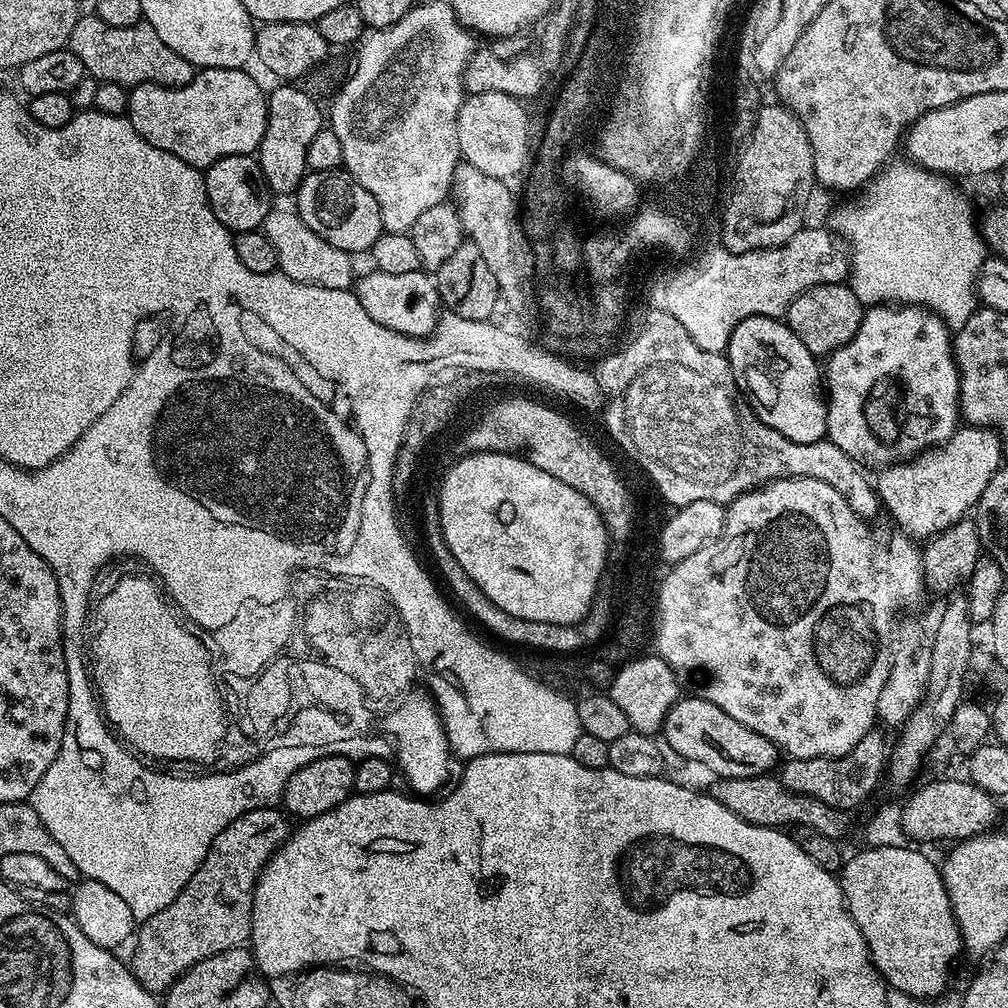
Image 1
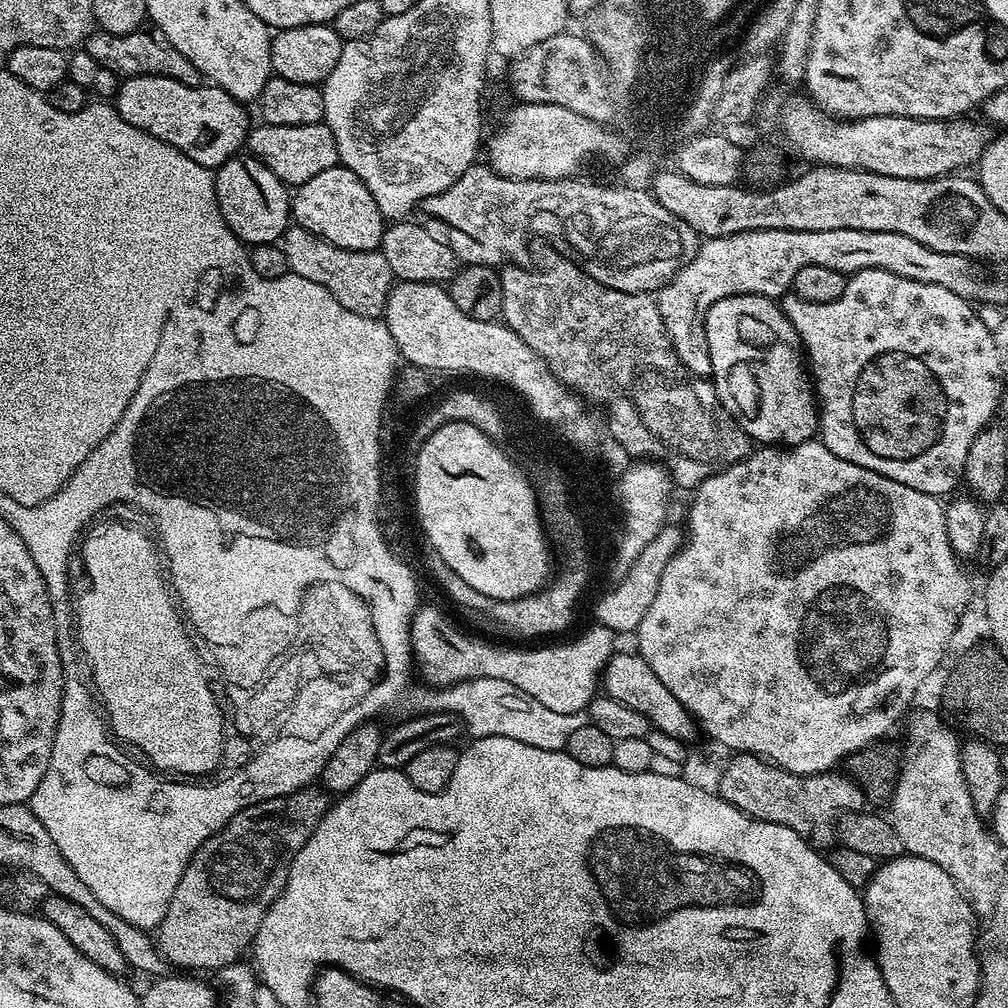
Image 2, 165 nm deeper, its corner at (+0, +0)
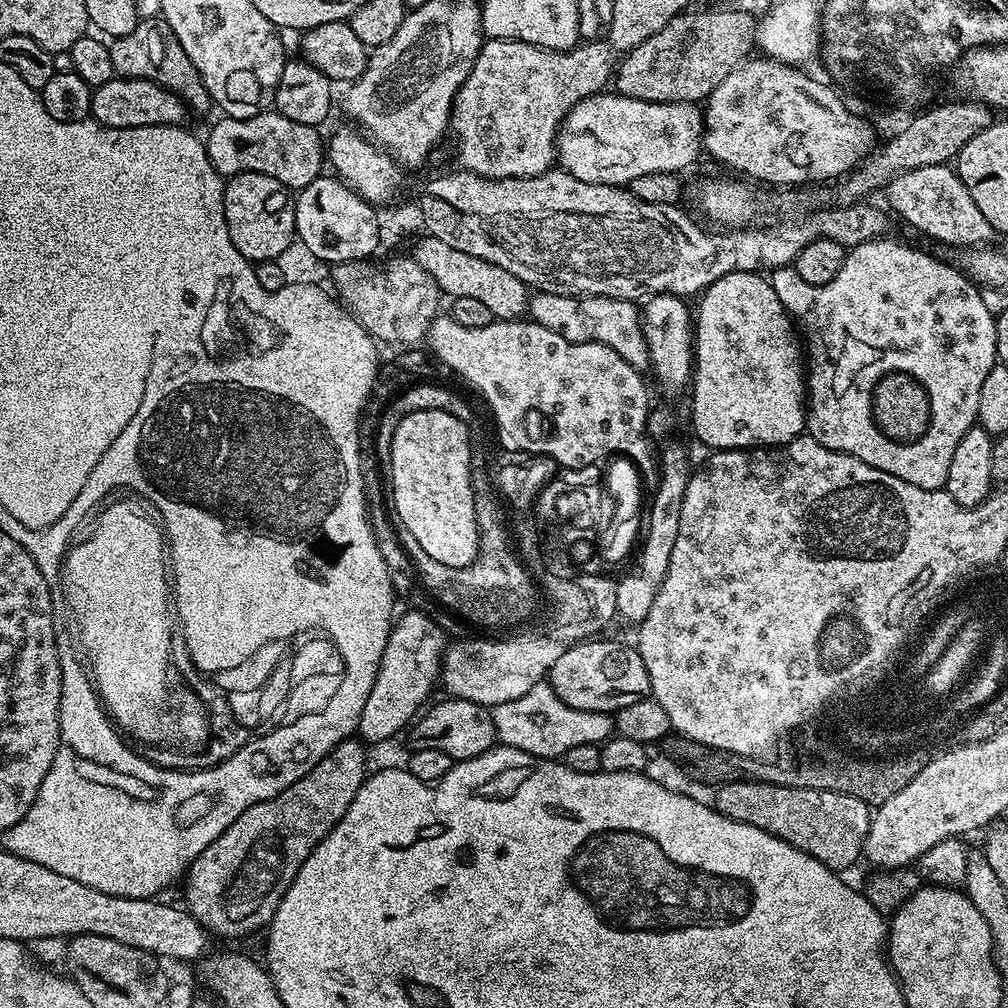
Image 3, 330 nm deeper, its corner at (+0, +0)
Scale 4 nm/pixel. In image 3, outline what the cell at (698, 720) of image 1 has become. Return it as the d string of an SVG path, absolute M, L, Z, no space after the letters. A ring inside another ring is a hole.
M589 638L565 647L562 658L548 671L546 682L554 694L574 710L615 714L620 708L633 706L634 702L647 697L652 687L635 647L600 639L604 638Z

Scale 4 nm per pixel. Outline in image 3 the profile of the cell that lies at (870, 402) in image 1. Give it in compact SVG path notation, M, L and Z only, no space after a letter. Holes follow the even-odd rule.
M879 238L862 242L847 249L842 270L825 284L802 282L795 267L775 268L770 272L774 294L782 302L784 311L792 317L803 343L806 345L806 432L822 446L835 452L849 452L854 458L902 478L902 482L918 486L922 490L943 489L946 473L950 470L950 458L954 458L954 449L962 442L962 434L977 423L978 394L982 391L982 382L986 374L998 363L996 358L996 317L986 310L984 293L959 267L951 268L940 260L935 260L928 252L919 252L896 240Z

